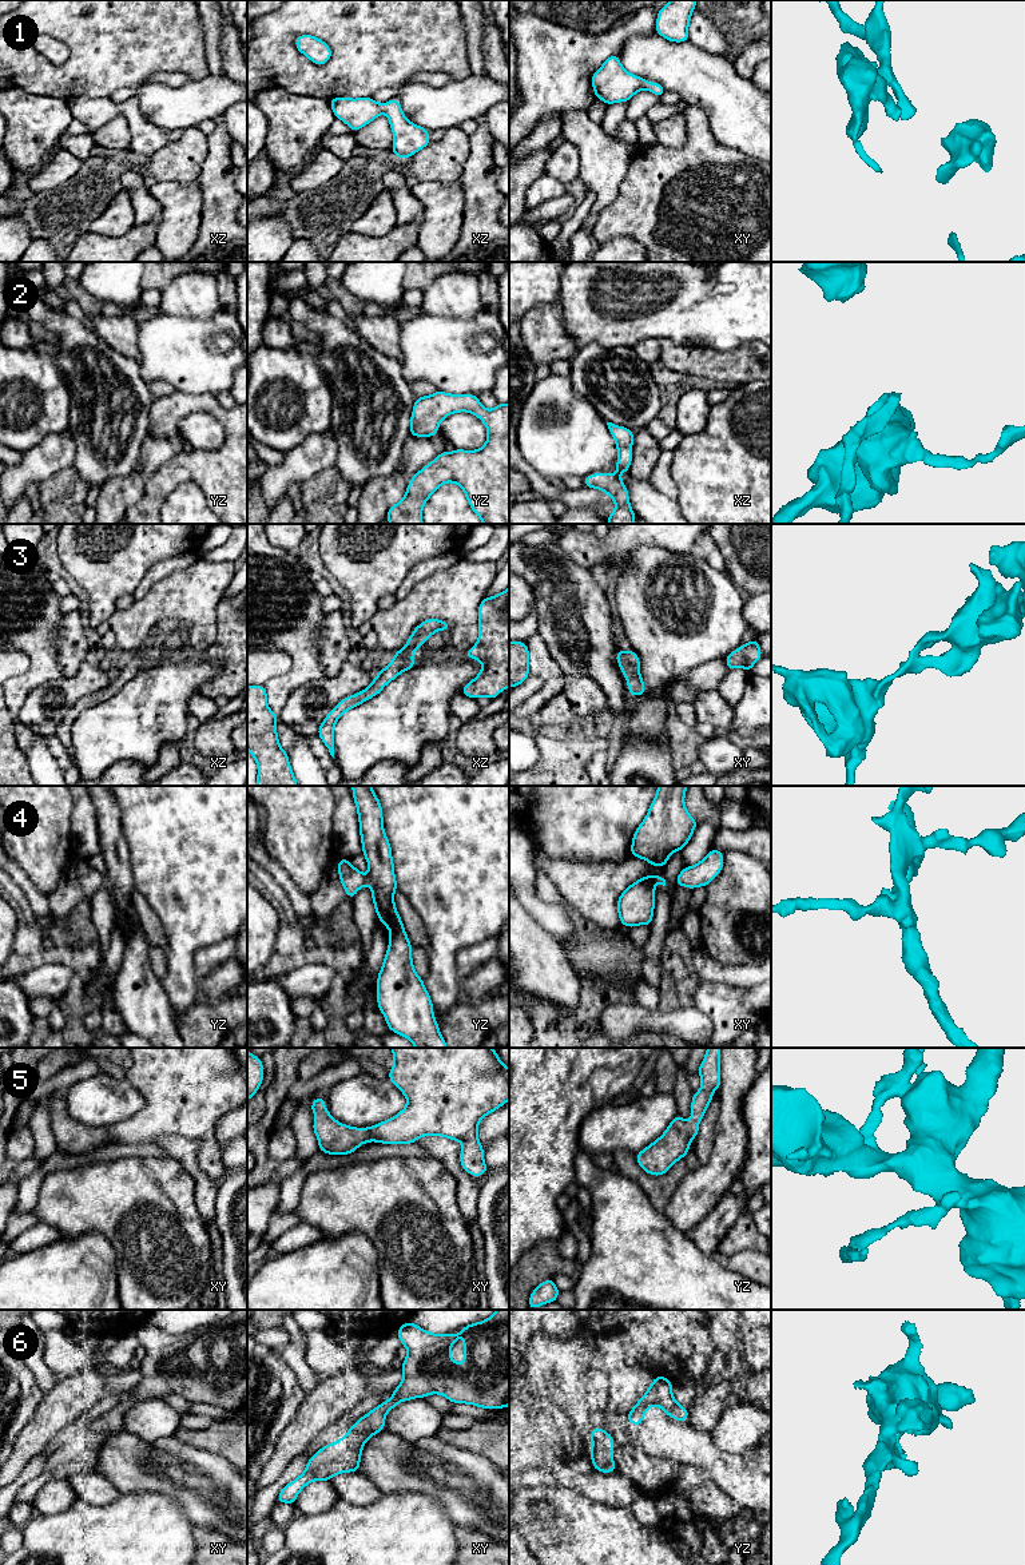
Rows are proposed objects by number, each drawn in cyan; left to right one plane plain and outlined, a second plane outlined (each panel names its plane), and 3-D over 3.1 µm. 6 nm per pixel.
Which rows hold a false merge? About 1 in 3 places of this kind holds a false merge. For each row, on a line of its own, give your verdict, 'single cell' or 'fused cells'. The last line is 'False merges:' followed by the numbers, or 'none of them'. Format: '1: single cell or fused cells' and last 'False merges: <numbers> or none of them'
1: single cell
2: single cell
3: single cell
4: fused cells
5: single cell
6: single cell
False merges: 4

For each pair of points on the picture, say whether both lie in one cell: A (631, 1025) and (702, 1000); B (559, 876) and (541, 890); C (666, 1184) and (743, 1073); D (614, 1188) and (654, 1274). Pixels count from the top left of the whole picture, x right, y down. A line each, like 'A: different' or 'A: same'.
A: different
B: different
C: different
D: same

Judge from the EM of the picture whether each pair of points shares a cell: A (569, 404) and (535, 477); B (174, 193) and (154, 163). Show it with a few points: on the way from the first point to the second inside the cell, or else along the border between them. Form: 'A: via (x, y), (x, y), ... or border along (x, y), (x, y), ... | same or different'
A: border along (523, 456), (539, 473), (557, 483) | different
B: border along (197, 179), (189, 183), (174, 181), (158, 182) | different

